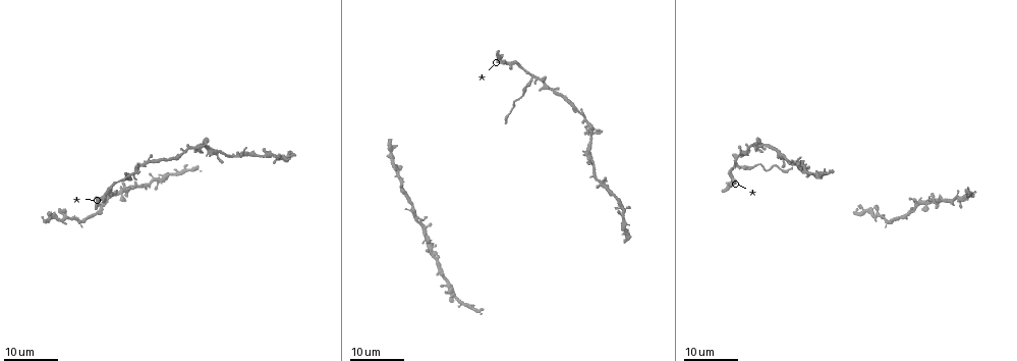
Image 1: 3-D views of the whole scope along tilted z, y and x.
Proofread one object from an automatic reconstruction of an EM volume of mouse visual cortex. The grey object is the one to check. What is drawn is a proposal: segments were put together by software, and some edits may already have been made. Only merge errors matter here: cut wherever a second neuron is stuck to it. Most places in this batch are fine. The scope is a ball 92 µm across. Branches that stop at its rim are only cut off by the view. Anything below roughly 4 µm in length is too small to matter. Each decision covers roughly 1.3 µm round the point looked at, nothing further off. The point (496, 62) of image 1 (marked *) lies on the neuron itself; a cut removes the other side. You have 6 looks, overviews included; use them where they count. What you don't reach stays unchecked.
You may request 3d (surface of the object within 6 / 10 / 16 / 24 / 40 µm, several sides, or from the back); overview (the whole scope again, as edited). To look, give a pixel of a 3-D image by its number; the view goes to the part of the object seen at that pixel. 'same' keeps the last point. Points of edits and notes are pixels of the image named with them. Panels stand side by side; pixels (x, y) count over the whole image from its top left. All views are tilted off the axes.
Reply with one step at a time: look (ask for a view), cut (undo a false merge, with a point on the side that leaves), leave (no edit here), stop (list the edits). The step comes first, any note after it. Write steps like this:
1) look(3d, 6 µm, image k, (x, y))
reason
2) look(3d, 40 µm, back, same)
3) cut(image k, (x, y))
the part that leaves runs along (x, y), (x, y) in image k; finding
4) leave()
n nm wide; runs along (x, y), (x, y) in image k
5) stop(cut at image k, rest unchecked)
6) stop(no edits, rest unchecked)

look(3d, 16 µm, image 1, (533, 77))

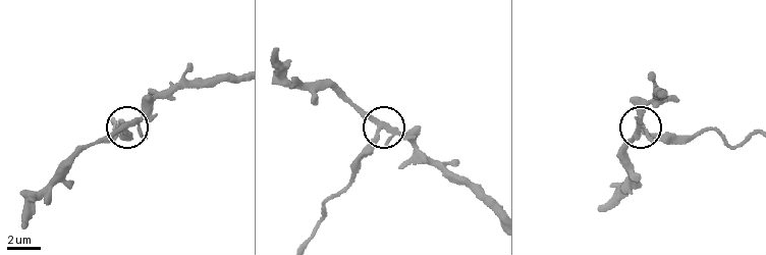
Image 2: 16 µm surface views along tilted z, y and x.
look(3d, 10 µm, image 2, (125, 132))
closer look

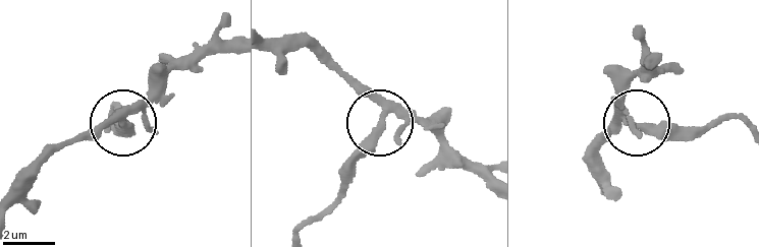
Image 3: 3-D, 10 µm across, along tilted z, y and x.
cut(image 3, (365, 145))
4 arms; the part that leaves runs along (386, 115), (348, 183), (302, 229) in image 3; two neurons meet here

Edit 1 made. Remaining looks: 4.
look(overview)

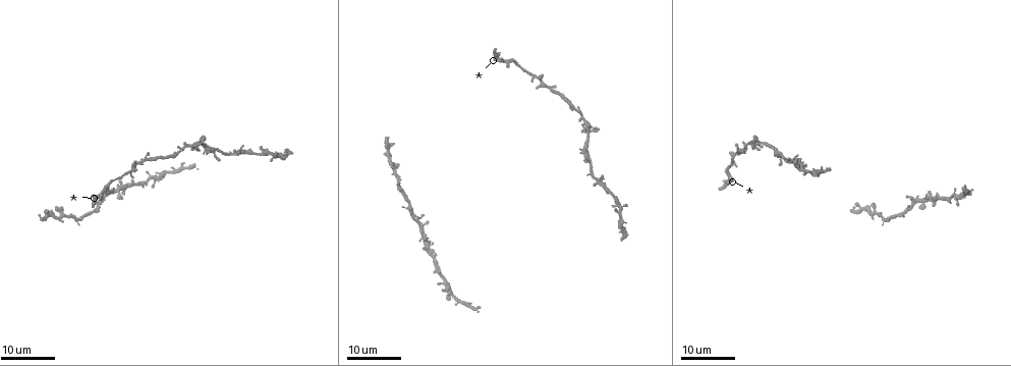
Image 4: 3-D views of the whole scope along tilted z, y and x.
look(3d, 10 µm, image 2, (275, 81))

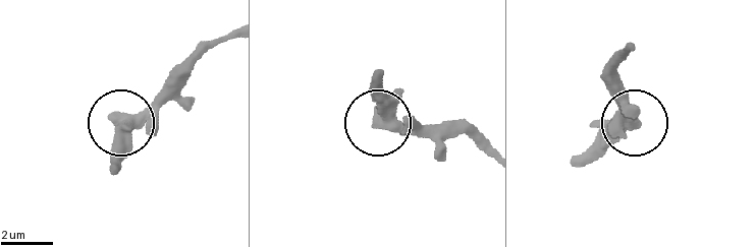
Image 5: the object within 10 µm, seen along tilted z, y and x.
look(3d, 6 µm, image 5, (376, 123))
closer look

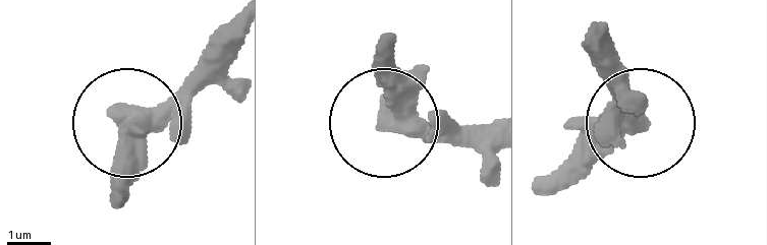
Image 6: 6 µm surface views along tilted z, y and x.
leave()
side arm 51 µm; runs along (379, 127), (488, 124) in image 6; all the same neuron

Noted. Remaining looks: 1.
stop(cut at image 3, rest unchecked)

